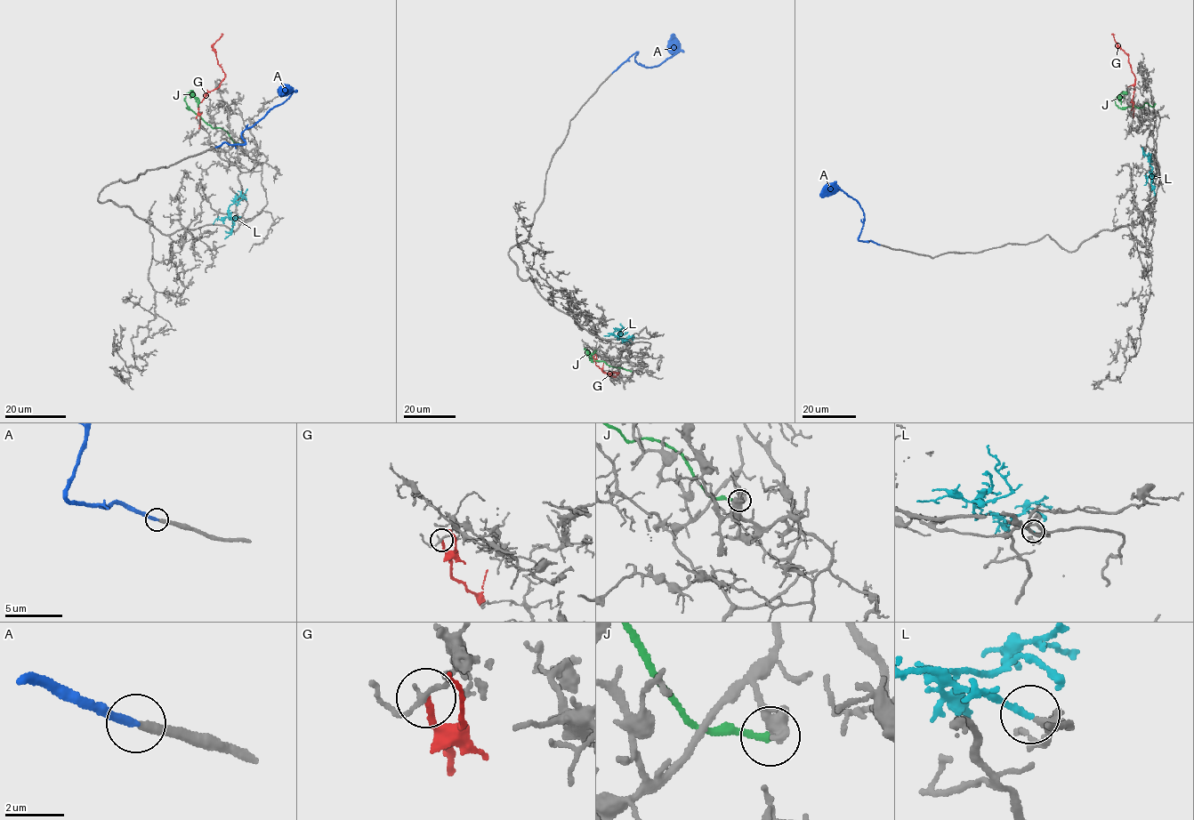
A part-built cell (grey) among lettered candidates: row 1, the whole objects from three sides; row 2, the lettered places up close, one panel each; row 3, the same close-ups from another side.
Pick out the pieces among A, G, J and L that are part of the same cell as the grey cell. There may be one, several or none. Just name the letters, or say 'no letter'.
A, L

